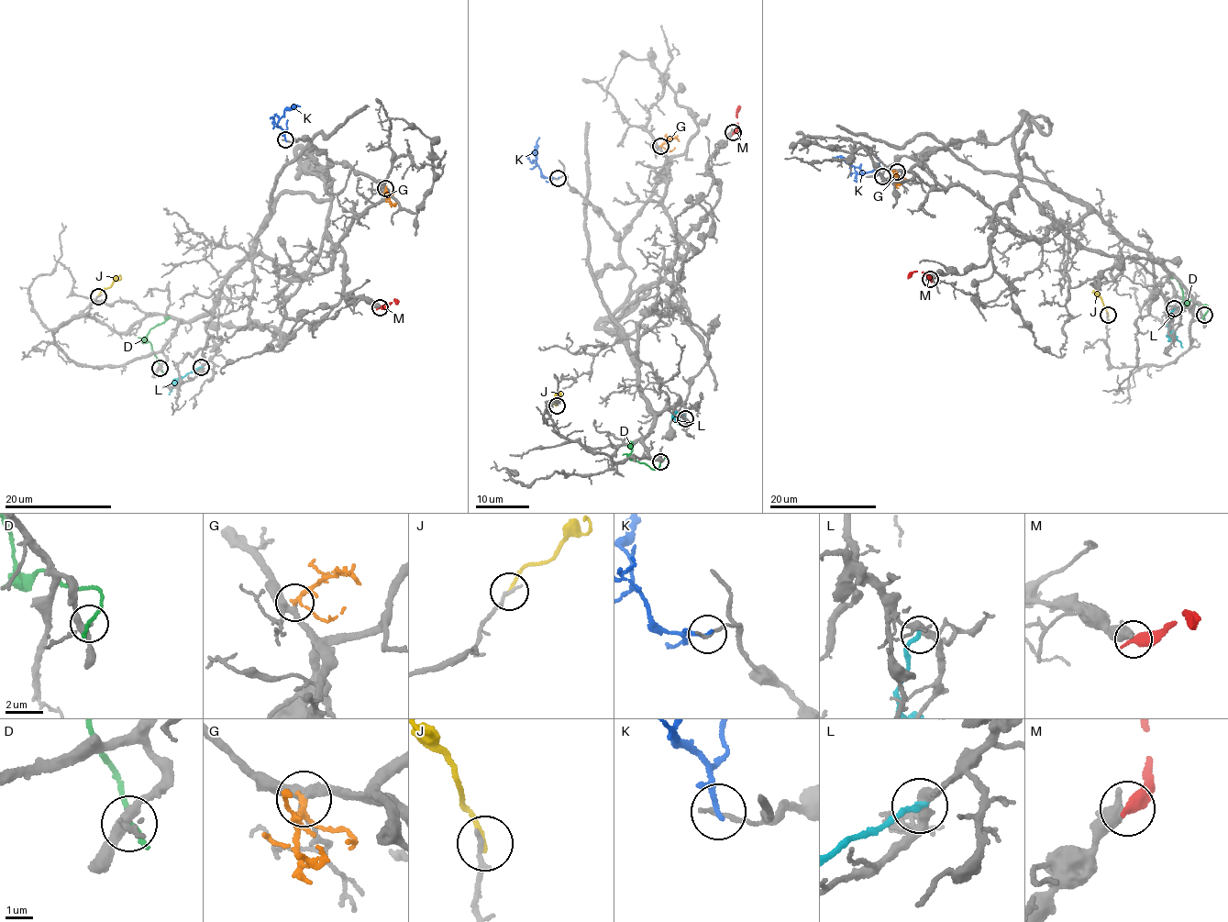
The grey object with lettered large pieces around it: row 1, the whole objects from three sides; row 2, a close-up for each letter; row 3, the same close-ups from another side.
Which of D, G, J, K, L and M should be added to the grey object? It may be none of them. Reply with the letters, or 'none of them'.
G

